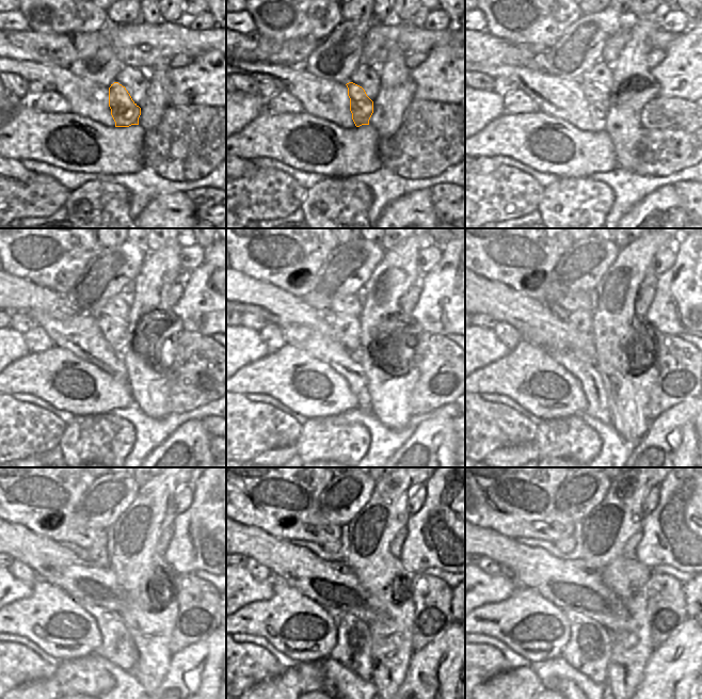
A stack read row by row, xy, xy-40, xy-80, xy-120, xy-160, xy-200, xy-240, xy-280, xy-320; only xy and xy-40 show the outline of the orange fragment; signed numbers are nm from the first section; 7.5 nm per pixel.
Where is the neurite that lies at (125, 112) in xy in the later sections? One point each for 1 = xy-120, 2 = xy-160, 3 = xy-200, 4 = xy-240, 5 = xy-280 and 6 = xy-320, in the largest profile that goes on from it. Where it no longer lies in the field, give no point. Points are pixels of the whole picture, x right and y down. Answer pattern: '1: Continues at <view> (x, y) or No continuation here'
1: Continues at xy-120 (114, 332)
2: Continues at xy-160 (348, 329)
3: Continues at xy-200 (580, 319)
4: Continues at xy-240 (100, 557)
5: Continues at xy-280 (340, 547)
6: Continues at xy-320 (564, 545)

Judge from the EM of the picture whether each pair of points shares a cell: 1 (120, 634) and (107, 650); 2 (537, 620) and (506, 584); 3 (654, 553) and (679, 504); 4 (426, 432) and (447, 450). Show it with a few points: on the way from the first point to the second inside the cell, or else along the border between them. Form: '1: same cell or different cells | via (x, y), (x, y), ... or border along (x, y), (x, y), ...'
1: same cell | via (116, 638), (111, 646)
2: different cells | border along (517, 584), (514, 591), (508, 598), (491, 603)
3: same cell | via (665, 541), (679, 527), (679, 515)
4: same cell | via (430, 439), (434, 443), (443, 444)

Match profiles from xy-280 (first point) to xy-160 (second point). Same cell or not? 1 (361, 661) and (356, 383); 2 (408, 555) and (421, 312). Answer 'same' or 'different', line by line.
1: same
2: same

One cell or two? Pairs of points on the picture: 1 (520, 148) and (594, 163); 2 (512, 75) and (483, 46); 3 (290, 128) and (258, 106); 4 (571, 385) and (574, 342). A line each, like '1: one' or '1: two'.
1: one
2: two
3: two
4: two

